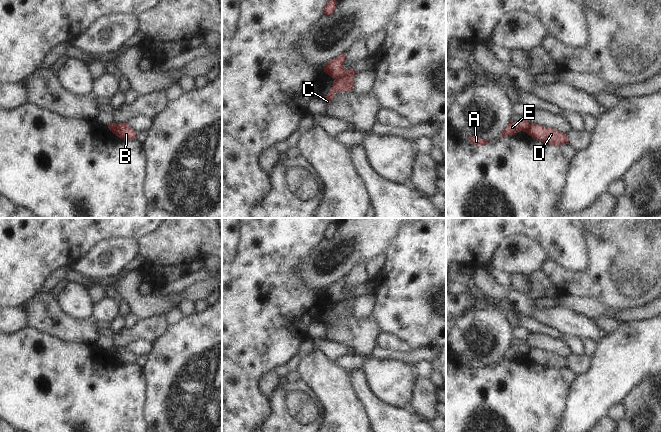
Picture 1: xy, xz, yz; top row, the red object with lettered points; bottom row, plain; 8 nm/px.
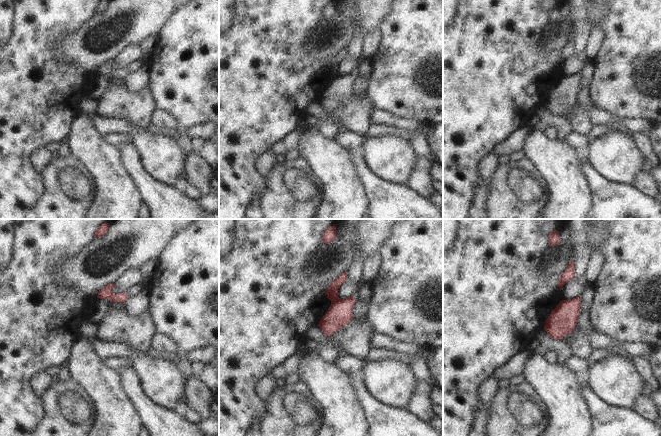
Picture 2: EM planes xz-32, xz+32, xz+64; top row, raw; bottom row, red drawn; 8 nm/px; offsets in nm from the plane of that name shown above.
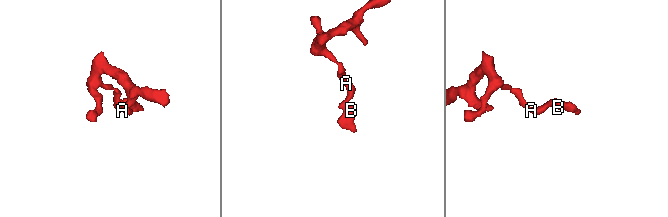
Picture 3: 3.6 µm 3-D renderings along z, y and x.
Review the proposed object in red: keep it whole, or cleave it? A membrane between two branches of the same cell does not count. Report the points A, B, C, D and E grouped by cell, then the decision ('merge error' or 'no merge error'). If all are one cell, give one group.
groups A E / B C D; merge error

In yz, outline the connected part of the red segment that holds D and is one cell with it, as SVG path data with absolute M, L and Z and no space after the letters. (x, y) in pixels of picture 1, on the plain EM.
M532 347L526 356L534 363L540 364L549 369L563 369L568 368L569 364L567 358L564 358L556 353L544 351L536 347Z

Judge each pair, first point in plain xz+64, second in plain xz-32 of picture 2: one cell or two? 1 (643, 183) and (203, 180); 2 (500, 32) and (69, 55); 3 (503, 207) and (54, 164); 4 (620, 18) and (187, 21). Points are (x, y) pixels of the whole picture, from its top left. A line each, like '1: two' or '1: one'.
1: one
2: two
3: one
4: one

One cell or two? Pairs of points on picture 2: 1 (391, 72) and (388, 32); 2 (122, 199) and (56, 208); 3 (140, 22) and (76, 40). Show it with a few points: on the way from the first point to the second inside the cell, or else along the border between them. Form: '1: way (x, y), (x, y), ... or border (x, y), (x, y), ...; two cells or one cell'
1: way (391, 62), (391, 42); one cell
2: border (93, 197), (87, 208); two cells
3: way (124, 39), (105, 53), (95, 55), (91, 53); one cell

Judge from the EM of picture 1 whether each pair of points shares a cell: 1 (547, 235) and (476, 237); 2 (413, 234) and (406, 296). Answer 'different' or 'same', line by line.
1: same
2: same

